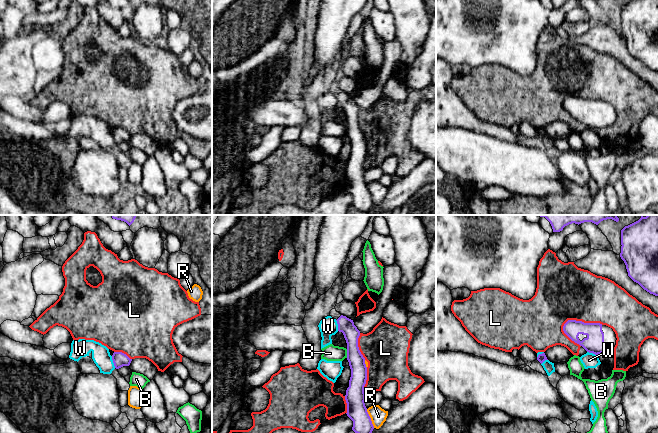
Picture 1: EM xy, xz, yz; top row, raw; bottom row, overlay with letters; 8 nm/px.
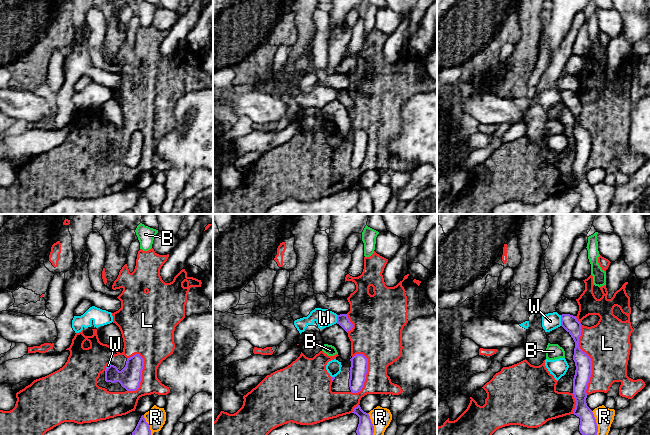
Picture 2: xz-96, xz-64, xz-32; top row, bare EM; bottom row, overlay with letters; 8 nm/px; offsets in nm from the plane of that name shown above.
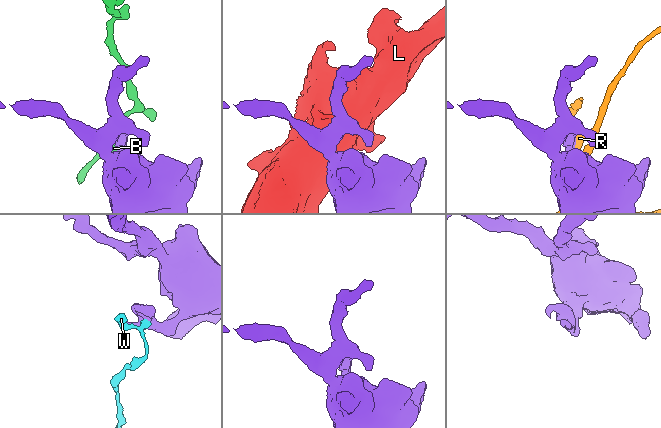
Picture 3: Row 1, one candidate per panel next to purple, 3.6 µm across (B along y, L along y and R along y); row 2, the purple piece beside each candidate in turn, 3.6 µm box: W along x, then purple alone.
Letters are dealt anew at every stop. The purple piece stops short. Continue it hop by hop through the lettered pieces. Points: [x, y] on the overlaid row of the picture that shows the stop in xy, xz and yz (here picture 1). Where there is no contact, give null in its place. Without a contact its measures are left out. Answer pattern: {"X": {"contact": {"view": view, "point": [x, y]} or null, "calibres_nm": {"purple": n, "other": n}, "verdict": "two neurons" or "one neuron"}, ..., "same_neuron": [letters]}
{"B": {"contact": {"view": "xz", "point": [347, 353]}, "calibres_nm": {"purple": 130, "other": 130}, "verdict": "two neurons"}, "L": {"contact": {"view": "yz", "point": [580, 321]}, "calibres_nm": {"purple": 160, "other": 440}, "verdict": "two neurons"}, "R": {"contact": {"view": "xz", "point": [370, 418]}, "calibres_nm": {"purple": 160, "other": 130}, "verdict": "two neurons"}, "W": {"contact": {"view": "xy", "point": [113, 362]}, "calibres_nm": {"purple": 120, "other": 150}, "verdict": "two neurons"}, "same_neuron": []}

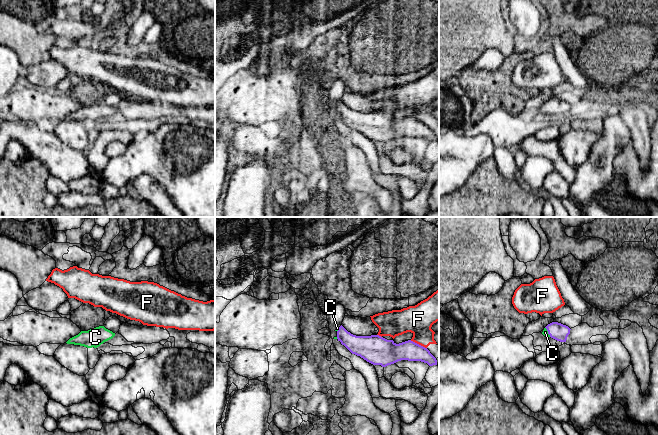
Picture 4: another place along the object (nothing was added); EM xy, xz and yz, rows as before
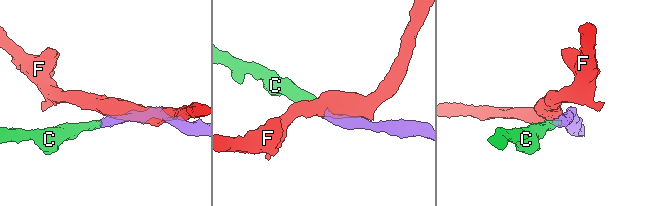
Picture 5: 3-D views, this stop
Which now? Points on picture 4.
{"C": {"contact": {"view": "yz", "point": [548, 332]}, "calibres_nm": {"purple": 140, "other": 50}, "verdict": "one neuron"}, "F": {"contact": {"view": "xz", "point": [418, 344]}, "calibres_nm": {"purple": 190, "other": 240}, "verdict": "two neurons"}, "same_neuron": ["C"]}

